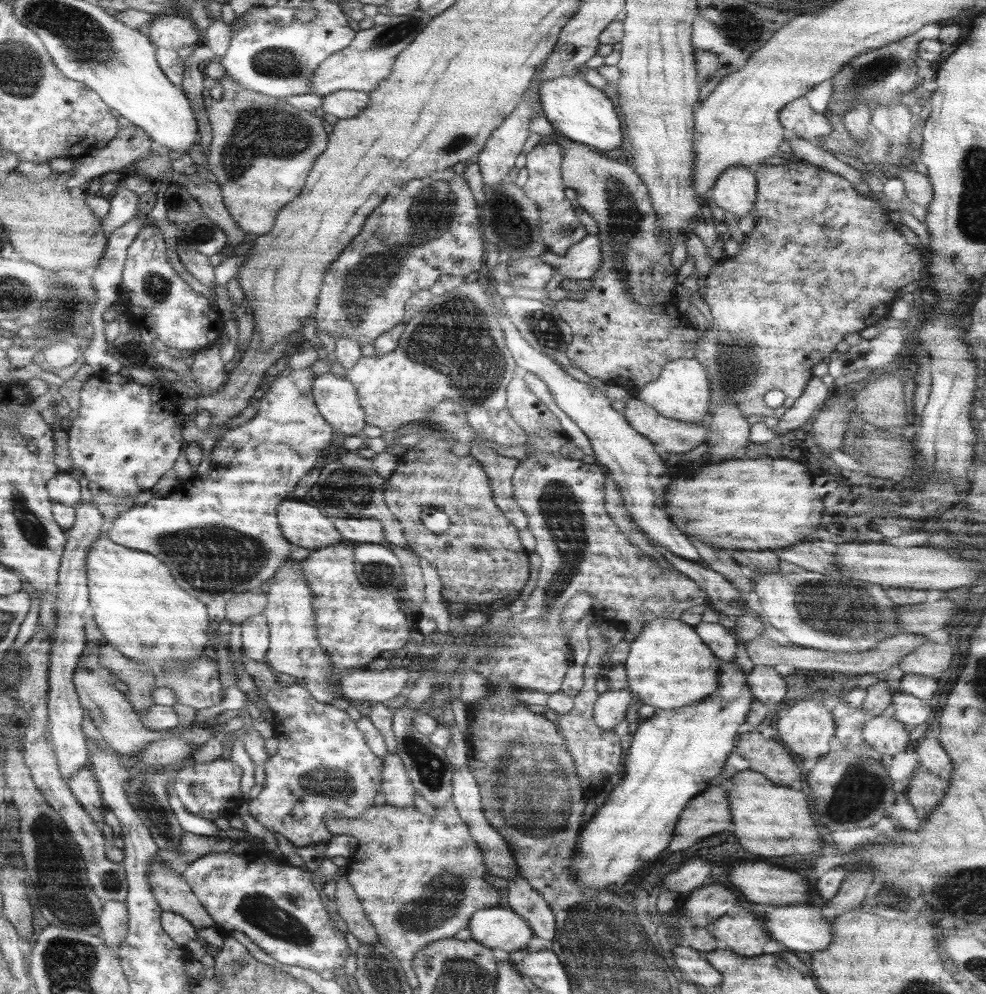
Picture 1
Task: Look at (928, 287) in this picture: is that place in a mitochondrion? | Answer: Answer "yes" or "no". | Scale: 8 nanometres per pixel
no

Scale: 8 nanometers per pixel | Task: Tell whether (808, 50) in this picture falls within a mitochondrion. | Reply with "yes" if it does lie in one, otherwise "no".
no

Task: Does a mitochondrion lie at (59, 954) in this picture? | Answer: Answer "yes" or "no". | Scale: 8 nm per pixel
yes

